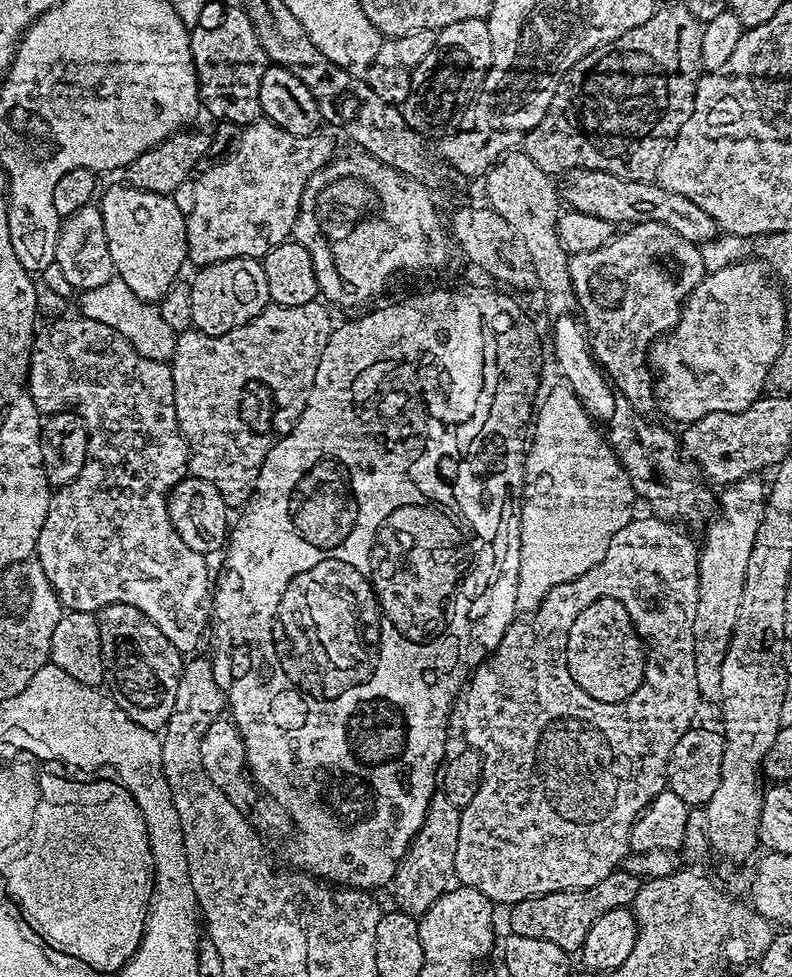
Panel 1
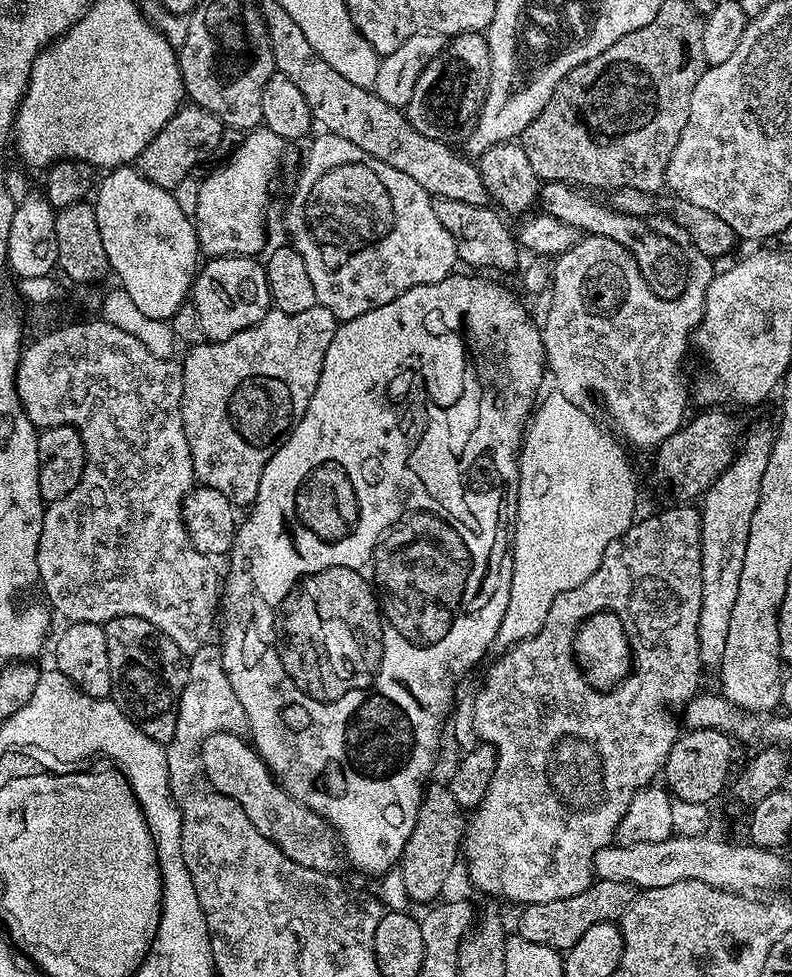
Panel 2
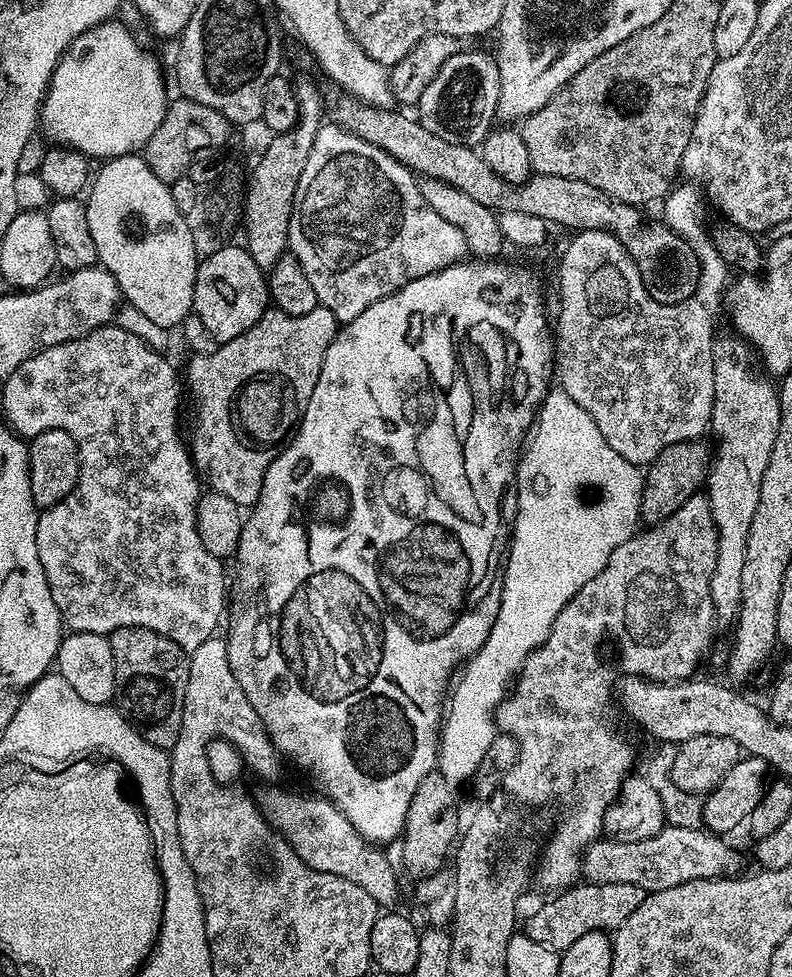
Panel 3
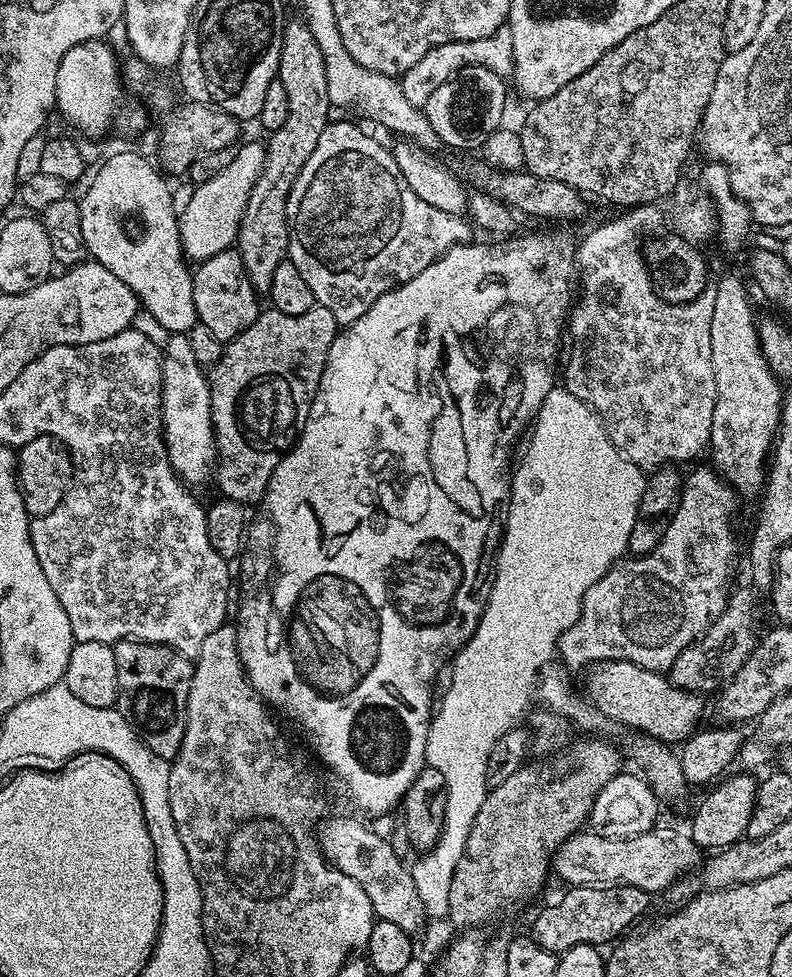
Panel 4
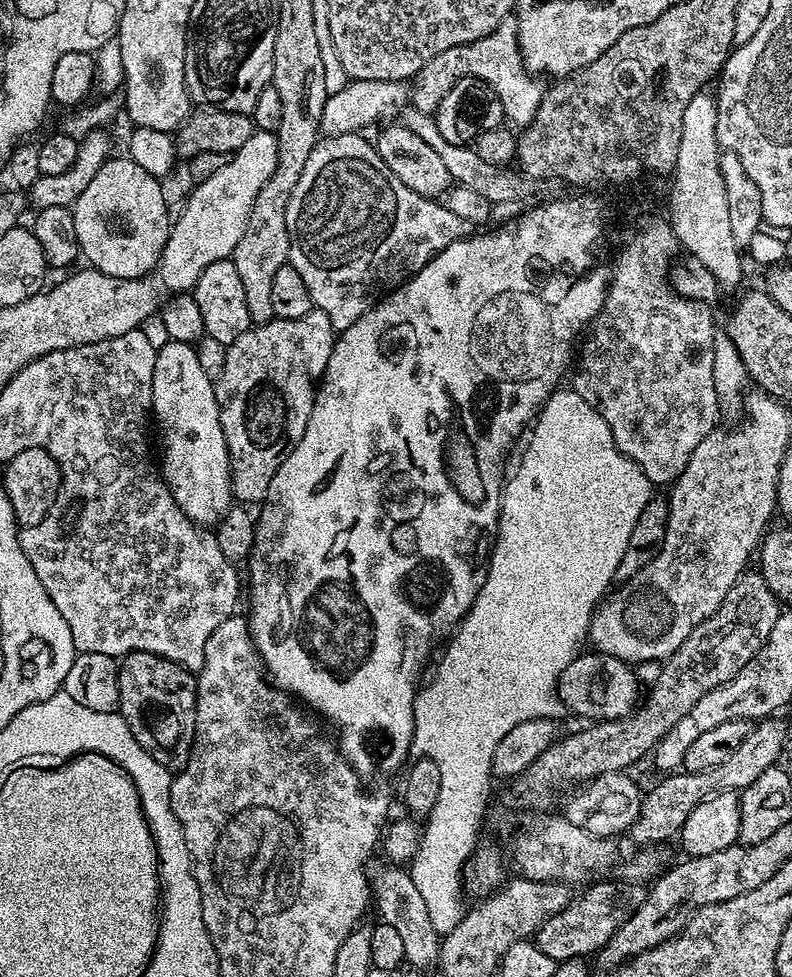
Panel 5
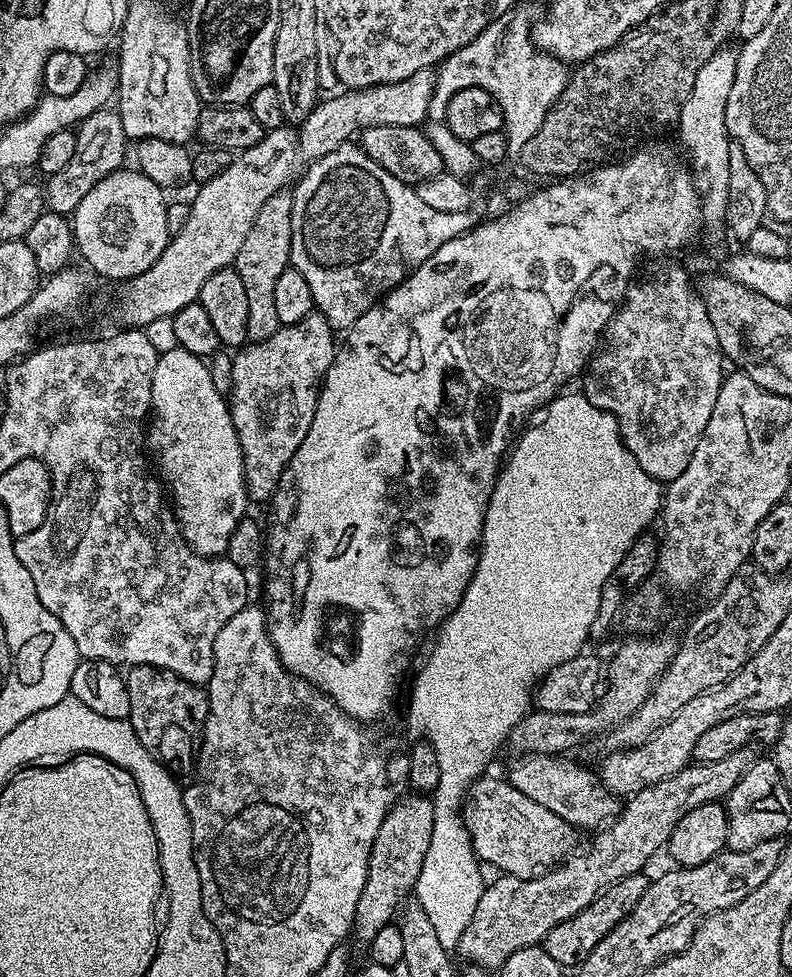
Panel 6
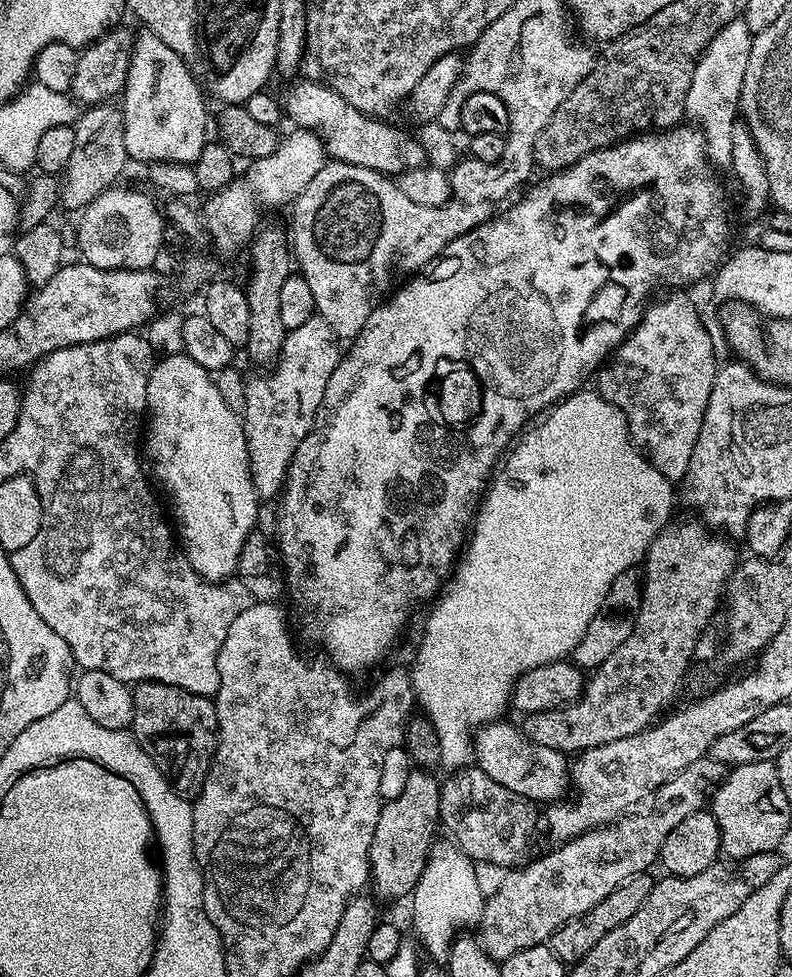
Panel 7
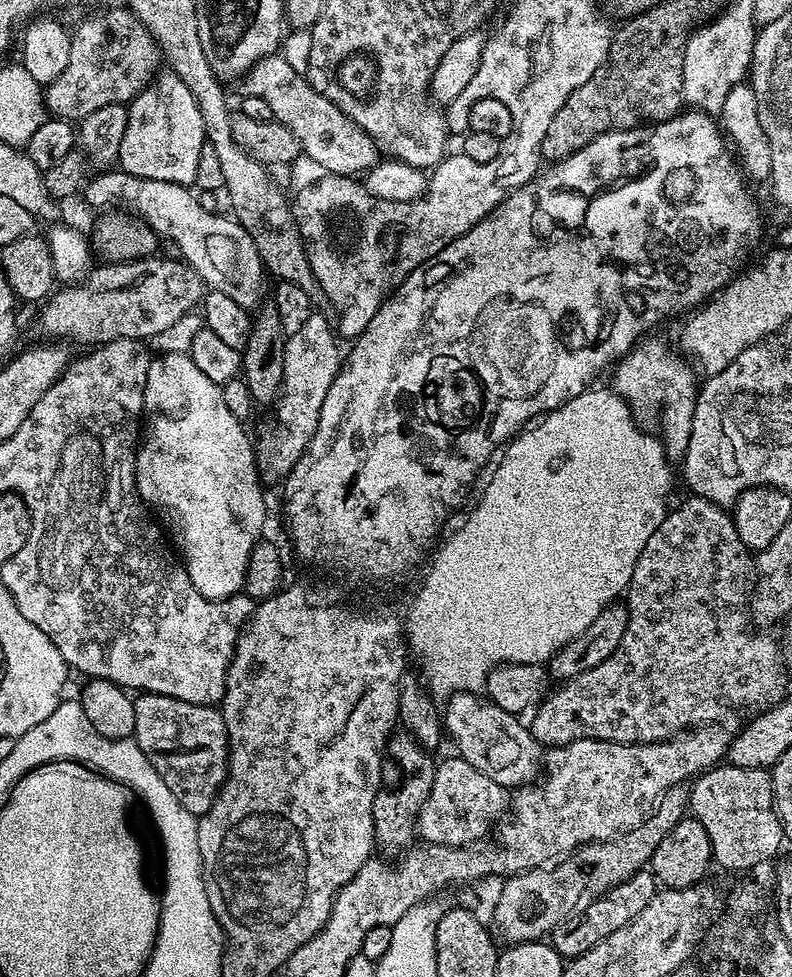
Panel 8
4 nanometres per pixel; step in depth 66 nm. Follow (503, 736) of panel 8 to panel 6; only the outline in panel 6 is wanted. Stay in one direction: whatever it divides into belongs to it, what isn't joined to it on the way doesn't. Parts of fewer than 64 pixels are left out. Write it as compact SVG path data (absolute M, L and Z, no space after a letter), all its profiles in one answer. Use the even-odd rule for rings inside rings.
M521 755L513 762L512 769L506 773L506 779L515 788L522 790L522 794L526 794L526 798L534 798L534 802L538 802L538 806L546 806L546 810L554 810L554 814L558 814L558 818L562 818L573 828L577 830L599 829L605 822L620 815L621 801L603 784L594 782L593 773L591 776L586 769L579 768L568 759L570 758L565 758L563 755Z

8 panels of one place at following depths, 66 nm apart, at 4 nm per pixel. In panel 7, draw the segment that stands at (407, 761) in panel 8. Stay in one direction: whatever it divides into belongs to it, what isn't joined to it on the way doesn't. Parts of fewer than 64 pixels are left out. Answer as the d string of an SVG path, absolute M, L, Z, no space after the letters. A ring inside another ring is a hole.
M412 770L400 793L393 800L385 799L381 803L378 826L374 826L374 838L368 851L370 888L381 901L407 897L413 892L432 855L440 820L441 785L441 781L432 776L435 775L428 770Z

